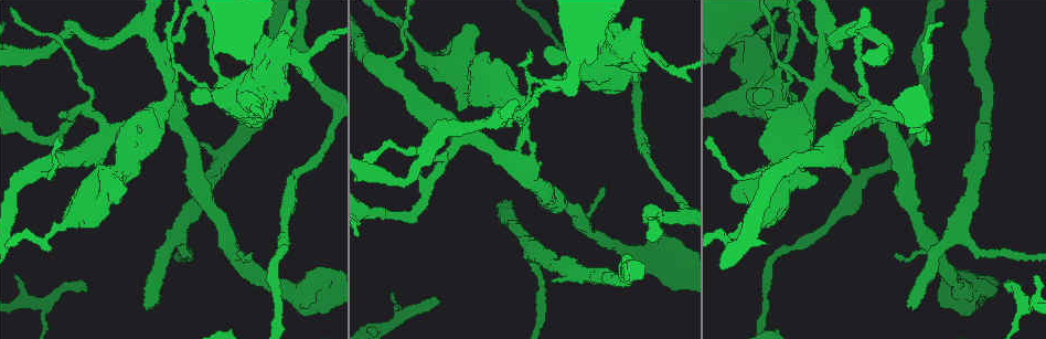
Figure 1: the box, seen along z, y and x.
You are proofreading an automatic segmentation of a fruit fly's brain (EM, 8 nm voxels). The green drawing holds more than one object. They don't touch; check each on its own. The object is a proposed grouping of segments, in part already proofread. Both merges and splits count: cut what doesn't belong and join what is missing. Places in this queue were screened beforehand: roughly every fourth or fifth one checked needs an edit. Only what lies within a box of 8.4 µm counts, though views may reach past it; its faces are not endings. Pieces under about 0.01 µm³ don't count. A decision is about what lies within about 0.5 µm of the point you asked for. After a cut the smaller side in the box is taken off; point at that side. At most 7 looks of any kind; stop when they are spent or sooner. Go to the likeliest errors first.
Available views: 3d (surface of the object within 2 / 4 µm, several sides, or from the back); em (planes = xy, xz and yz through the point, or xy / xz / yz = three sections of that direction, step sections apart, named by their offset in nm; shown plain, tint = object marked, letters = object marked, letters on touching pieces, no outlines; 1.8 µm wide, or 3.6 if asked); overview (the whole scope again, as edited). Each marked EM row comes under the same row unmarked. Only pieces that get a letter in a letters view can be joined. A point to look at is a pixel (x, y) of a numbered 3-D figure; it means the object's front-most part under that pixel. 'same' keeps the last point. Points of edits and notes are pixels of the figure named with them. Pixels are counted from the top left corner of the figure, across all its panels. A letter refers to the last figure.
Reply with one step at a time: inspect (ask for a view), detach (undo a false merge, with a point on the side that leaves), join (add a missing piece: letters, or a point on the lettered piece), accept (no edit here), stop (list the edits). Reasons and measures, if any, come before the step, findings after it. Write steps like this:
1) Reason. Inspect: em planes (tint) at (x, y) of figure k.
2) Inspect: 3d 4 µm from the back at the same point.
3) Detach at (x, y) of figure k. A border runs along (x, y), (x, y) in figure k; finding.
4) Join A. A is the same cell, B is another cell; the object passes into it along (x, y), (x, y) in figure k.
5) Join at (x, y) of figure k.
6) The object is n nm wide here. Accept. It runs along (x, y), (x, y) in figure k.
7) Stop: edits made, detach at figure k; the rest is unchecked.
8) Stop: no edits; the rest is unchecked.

Branch stops here. Inspect: 3d 2 µm at (147, 309) of figure 1.

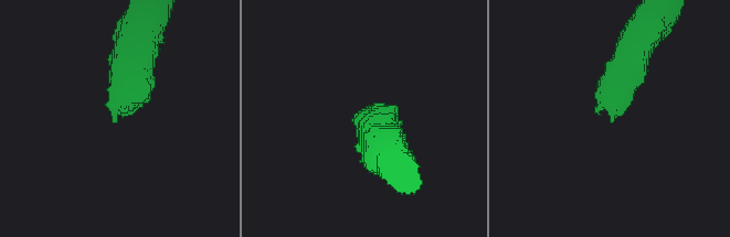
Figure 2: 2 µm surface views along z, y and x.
Need the tissue. Inspect: em planes (tint) at (359, 120) of figure 2.

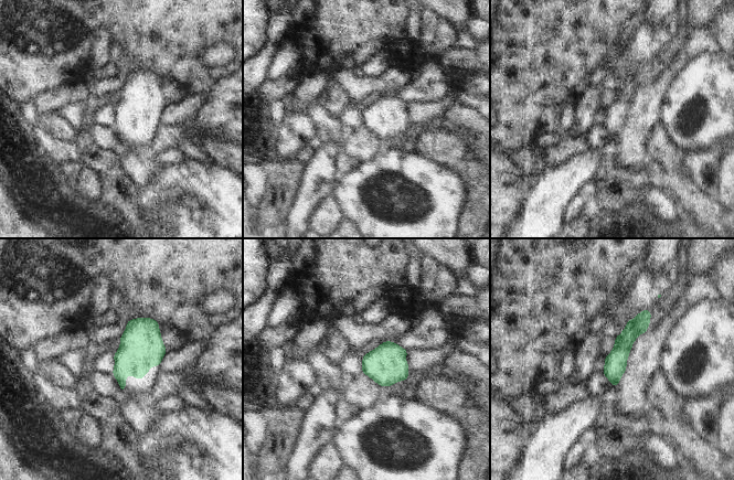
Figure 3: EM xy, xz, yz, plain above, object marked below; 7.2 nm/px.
See the neighbours. Inspect: em planes (letters) at the same point.

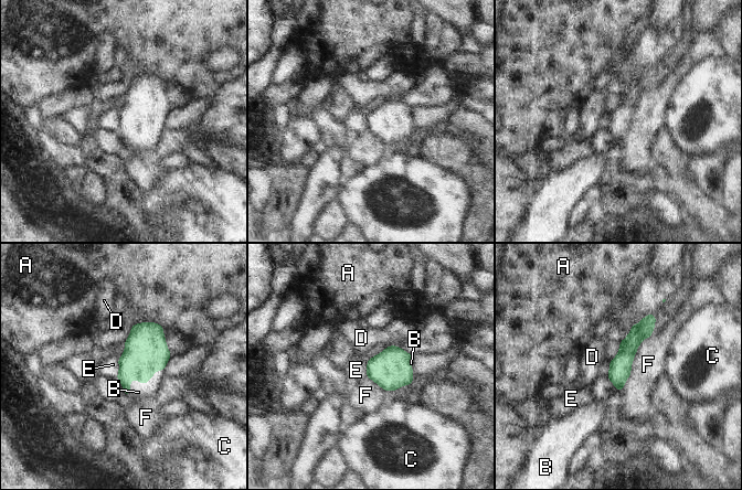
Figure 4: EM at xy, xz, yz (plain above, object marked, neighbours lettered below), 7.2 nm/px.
Join B. B is the same cell, A, C, D, E and F are other cells; the object passes into it along (146, 352), (140, 383), (138, 392) in figure 4; the neuron continues.

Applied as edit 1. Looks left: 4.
Tapers out. Inspect: em yz step 8 (letters) at (897, 254) of figure 1.

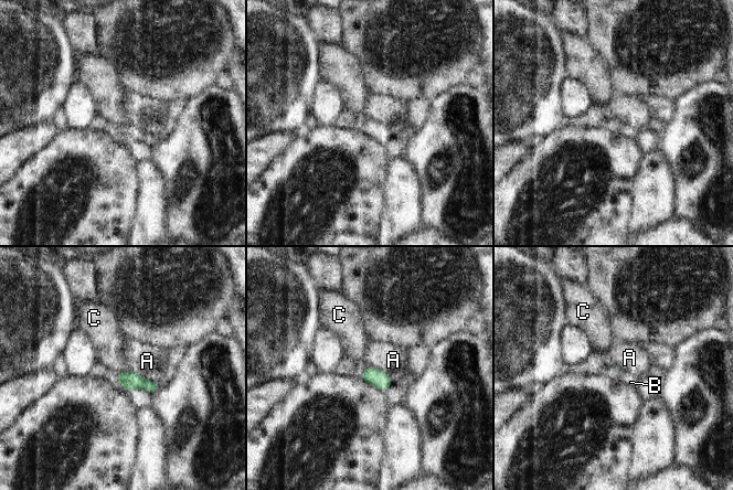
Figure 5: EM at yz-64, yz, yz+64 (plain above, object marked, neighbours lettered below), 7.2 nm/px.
Inspect: em planes (letters) at the same point.

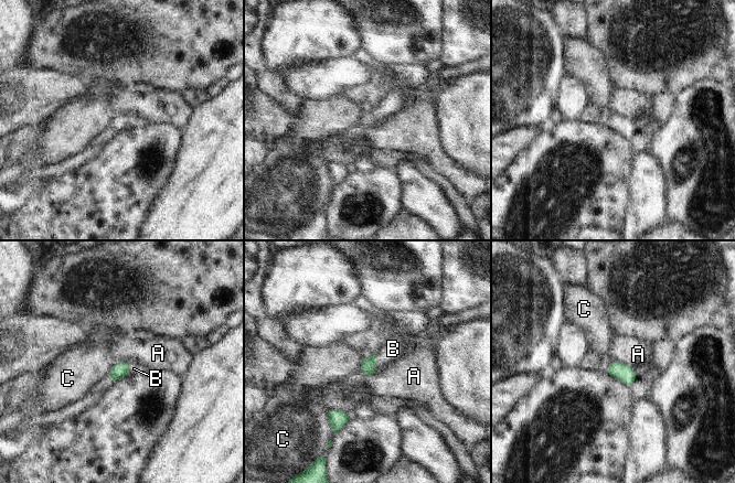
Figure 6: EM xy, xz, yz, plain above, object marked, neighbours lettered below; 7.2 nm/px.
Join B. B is the same cell, A and C are other cells; it goes on there.

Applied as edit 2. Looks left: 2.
An open end. Inspect: em planes (letters) at (1008, 288) of figure 1.

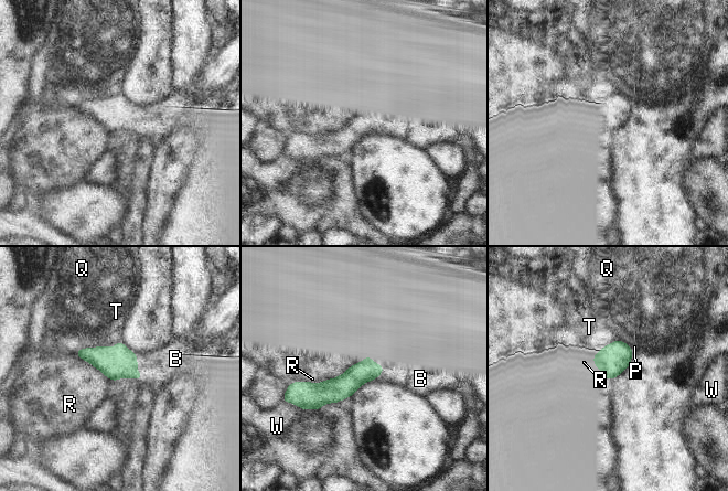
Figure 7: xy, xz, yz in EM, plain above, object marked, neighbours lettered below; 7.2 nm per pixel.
The object is 160 nm wide here. Accept. B, P, Q, R, T and W are other cells; it runs along (379, 369), (335, 390), (300, 386) in figure 7; none of them fits.

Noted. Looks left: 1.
Stop: edits made, join at figure 4, join at figure 6; the rest is unchecked.

